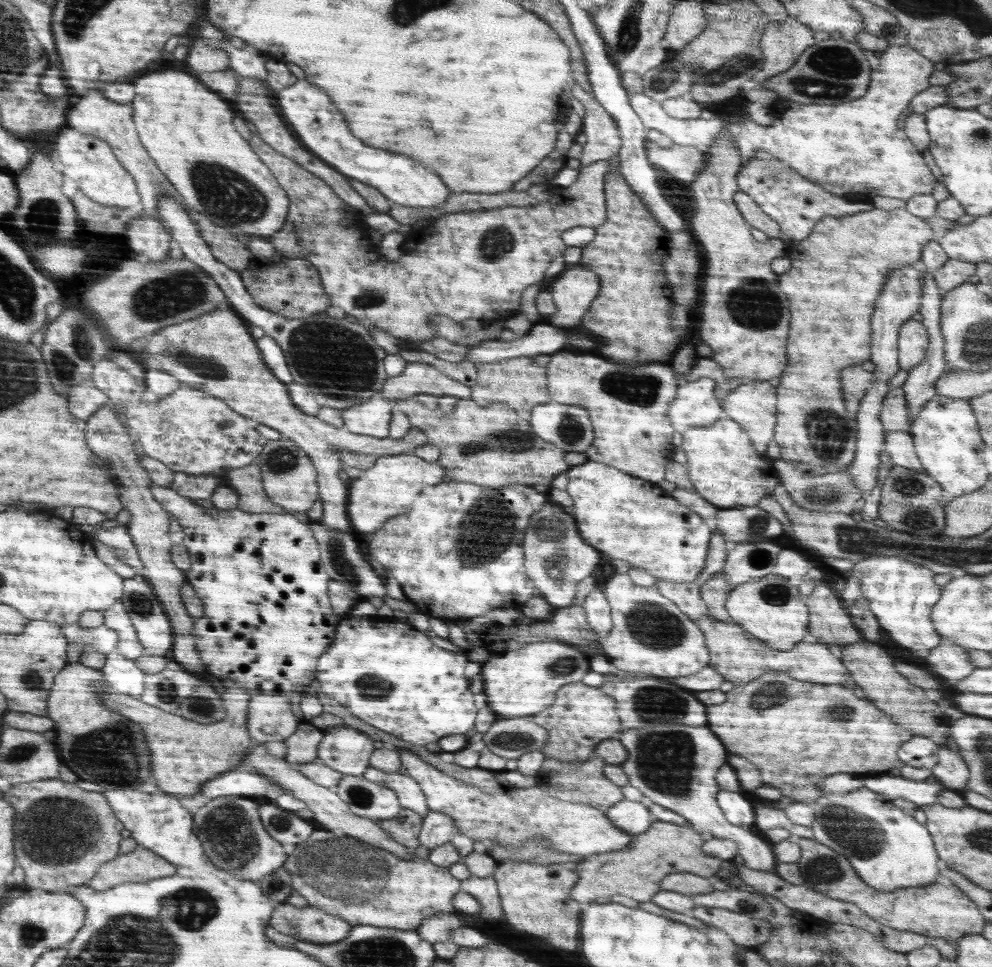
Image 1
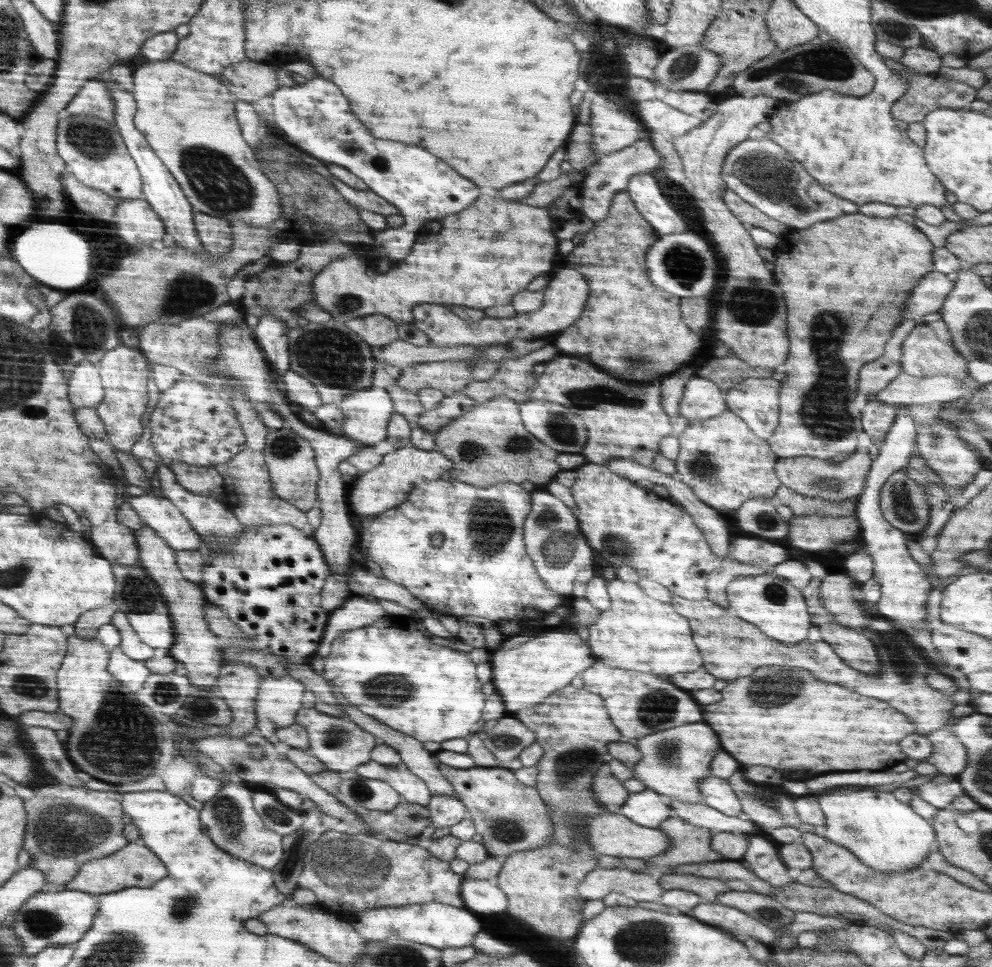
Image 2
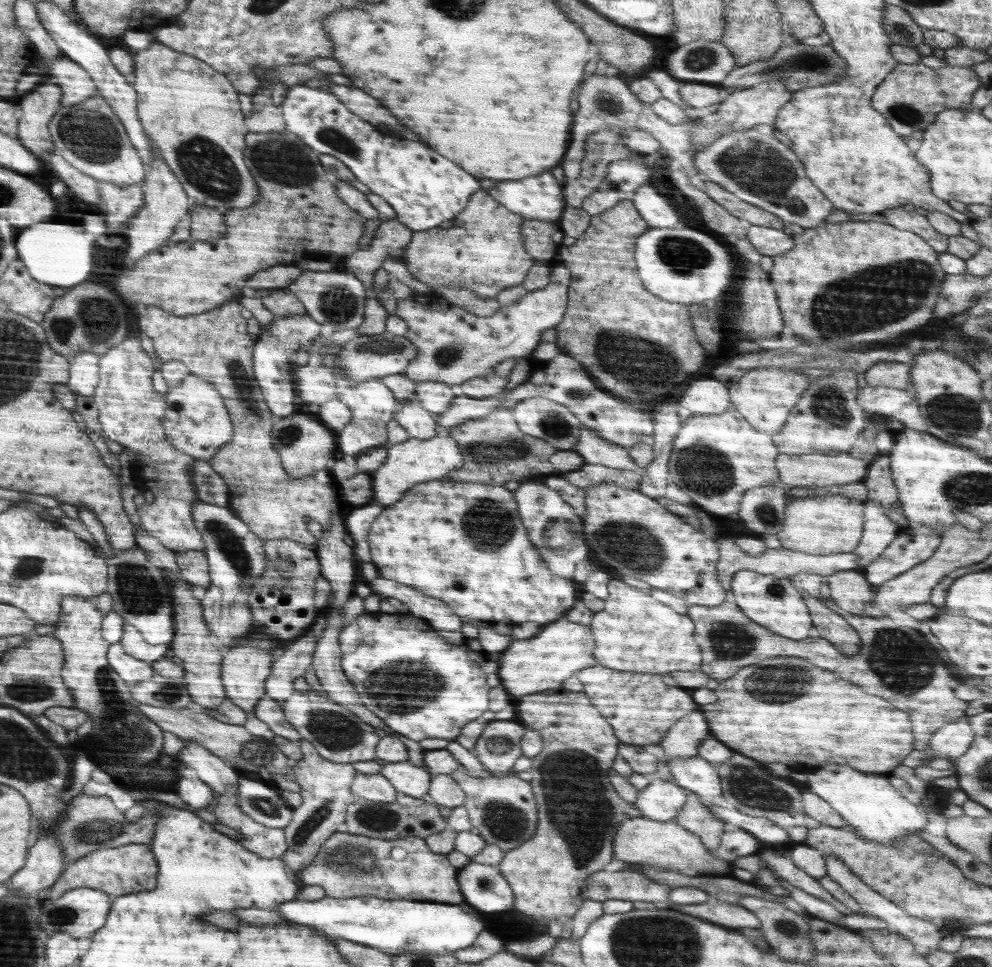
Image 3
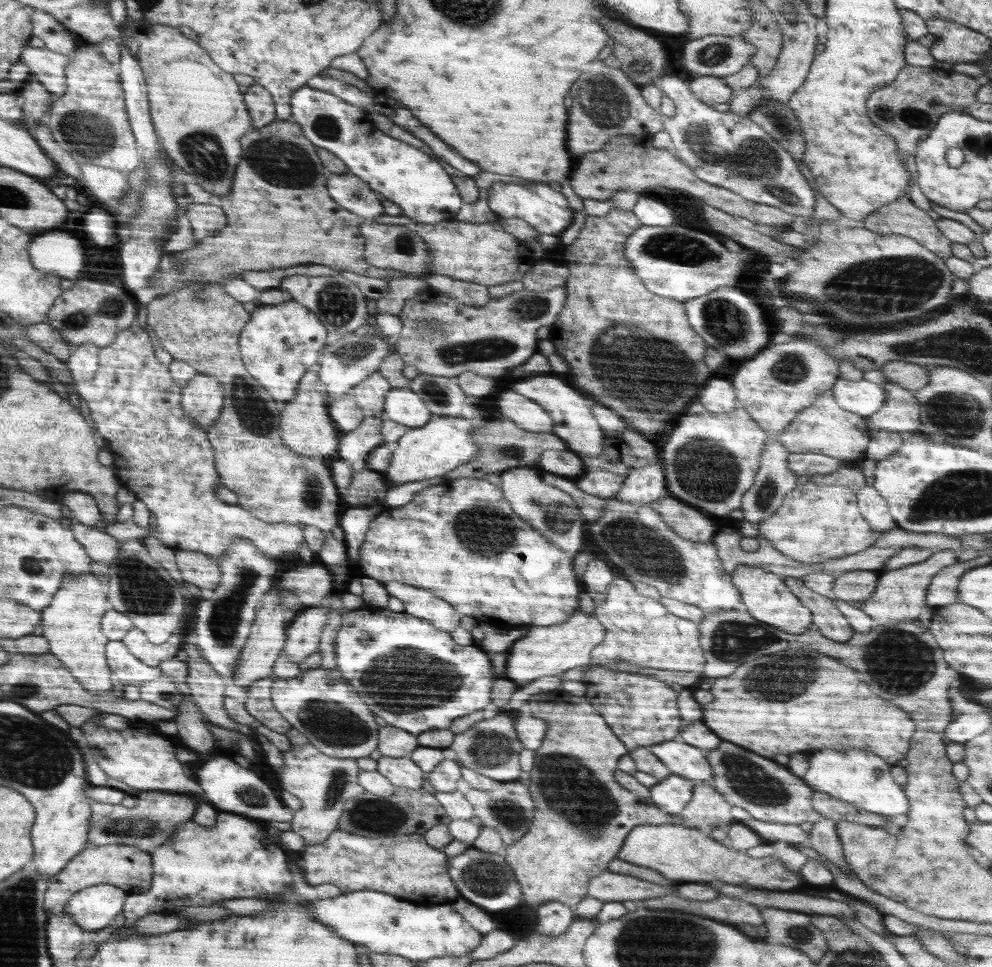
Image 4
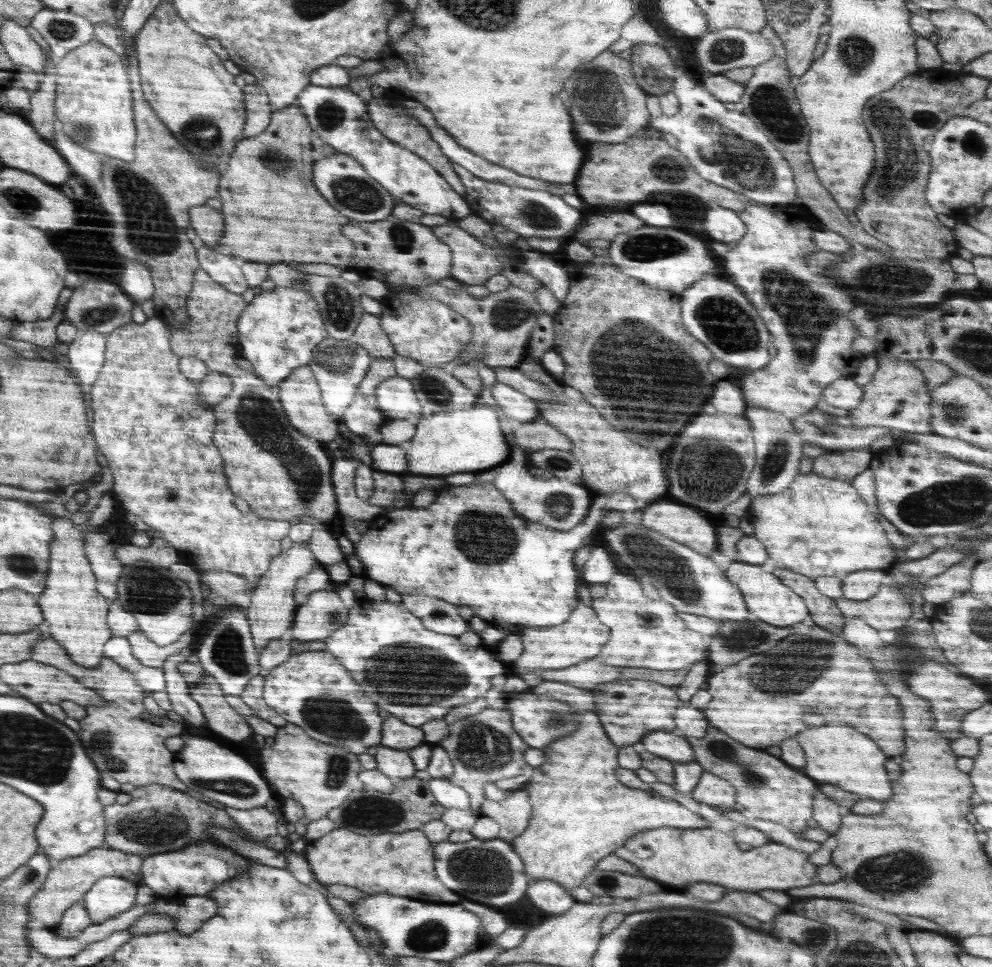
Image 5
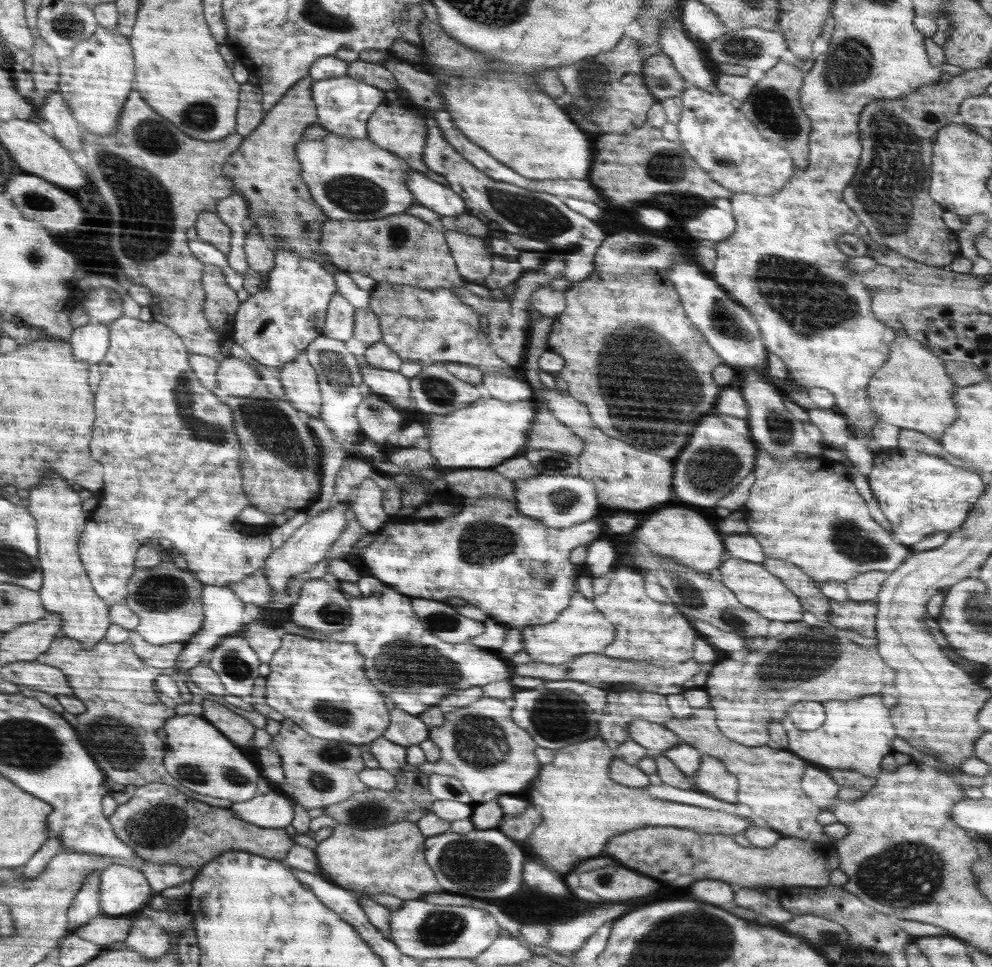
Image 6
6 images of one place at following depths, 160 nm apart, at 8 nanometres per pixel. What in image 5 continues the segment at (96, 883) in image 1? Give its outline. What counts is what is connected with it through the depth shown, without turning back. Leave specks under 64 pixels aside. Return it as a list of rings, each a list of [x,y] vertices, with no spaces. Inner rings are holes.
[[[99,847],[82,856],[75,856],[54,863],[44,884],[30,899],[27,909],[34,925],[54,928],[61,922],[65,910],[78,903],[98,880],[107,876],[119,876],[140,884],[143,883],[143,857],[120,850]]]

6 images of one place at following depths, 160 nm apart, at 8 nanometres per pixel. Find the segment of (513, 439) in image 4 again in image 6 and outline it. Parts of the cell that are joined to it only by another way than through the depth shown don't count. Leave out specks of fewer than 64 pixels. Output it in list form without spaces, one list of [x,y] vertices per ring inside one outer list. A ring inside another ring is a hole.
[[[539,408],[535,418],[528,440],[532,449],[548,449],[575,457],[583,453],[585,442],[579,436],[574,436],[570,428],[556,420],[550,409]]]

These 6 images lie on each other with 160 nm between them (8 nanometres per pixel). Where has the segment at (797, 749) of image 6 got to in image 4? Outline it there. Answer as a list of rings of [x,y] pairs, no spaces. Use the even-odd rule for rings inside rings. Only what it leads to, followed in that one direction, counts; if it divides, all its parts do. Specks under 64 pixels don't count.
[[[822,748],[810,754],[810,770],[804,776],[804,782],[808,782],[814,790],[826,792],[834,798],[849,802],[867,813],[880,814],[880,816],[898,816],[908,812],[908,800],[904,798],[902,788],[892,780],[891,768],[888,764],[864,750],[850,748],[846,752]]]

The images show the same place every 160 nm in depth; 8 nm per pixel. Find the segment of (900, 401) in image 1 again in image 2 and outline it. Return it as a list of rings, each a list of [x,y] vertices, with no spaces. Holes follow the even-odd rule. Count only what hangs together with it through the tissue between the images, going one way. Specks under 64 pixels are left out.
[[[879,400],[868,401],[863,408],[861,425],[874,446],[880,448],[885,443],[886,435],[897,417],[892,405]]]

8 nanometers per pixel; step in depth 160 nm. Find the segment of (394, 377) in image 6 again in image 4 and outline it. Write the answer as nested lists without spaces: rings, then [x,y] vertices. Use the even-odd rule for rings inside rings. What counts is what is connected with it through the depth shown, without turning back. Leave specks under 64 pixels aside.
[[[409,386],[391,387],[386,398],[386,413],[388,418],[407,427],[422,426],[432,418],[421,398]]]

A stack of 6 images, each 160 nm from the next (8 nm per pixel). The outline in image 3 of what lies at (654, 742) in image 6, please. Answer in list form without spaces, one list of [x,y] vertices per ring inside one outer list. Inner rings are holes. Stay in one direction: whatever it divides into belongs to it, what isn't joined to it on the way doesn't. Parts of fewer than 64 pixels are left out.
[[[674,758],[668,762],[675,783],[690,792],[695,792],[702,802],[710,802],[723,796],[716,764],[702,758]]]

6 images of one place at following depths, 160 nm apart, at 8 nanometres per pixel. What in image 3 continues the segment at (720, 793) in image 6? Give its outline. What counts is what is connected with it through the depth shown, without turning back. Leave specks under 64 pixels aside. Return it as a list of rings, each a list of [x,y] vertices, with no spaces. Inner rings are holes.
[[[695,792],[687,794],[687,800],[674,822],[684,827],[684,830],[696,834],[702,846],[710,852],[714,852],[720,846],[720,837],[728,828],[722,819],[713,815],[713,812]]]

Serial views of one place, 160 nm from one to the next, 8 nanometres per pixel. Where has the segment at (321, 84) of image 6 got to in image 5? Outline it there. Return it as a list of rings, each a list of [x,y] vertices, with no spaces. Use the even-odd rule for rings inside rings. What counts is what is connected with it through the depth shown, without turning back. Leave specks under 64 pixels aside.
[[[310,84],[301,92],[296,102],[305,112],[315,136],[326,141],[339,153],[346,153],[363,164],[364,170],[384,185],[397,202],[413,206],[424,215],[440,214],[440,217],[453,221],[471,214],[464,196],[457,193],[427,160],[390,140],[375,127],[370,108],[348,86],[325,87]]]

